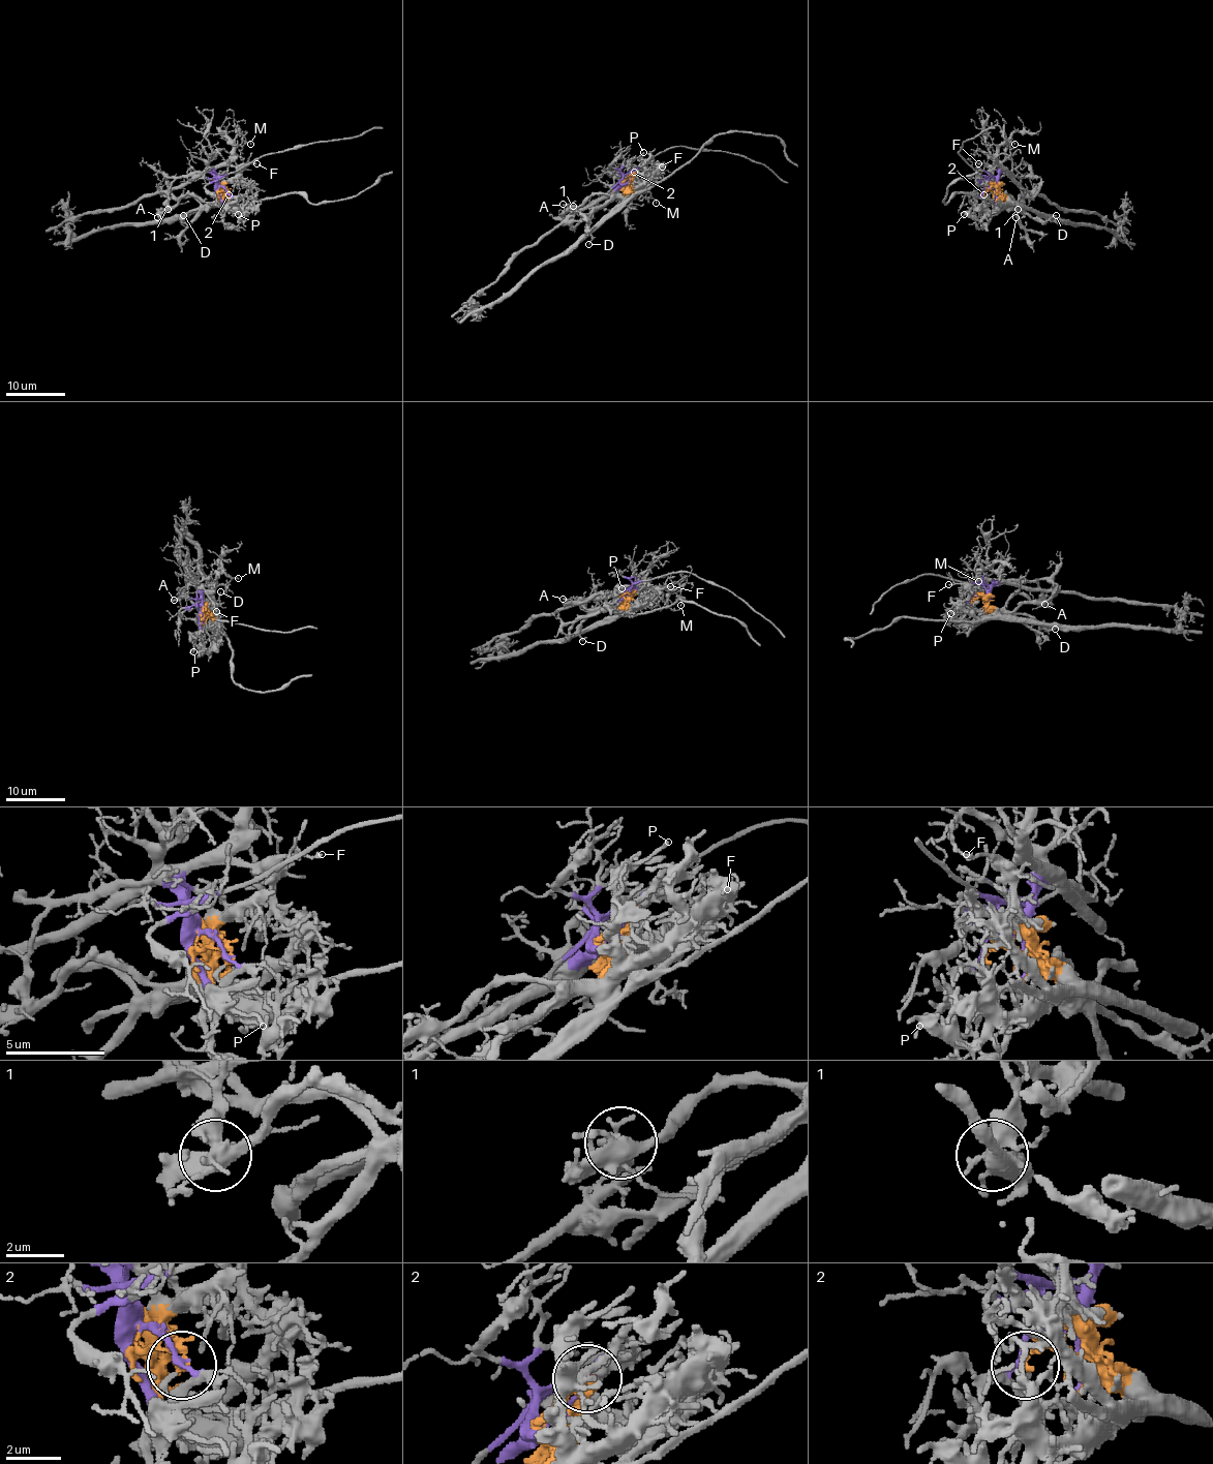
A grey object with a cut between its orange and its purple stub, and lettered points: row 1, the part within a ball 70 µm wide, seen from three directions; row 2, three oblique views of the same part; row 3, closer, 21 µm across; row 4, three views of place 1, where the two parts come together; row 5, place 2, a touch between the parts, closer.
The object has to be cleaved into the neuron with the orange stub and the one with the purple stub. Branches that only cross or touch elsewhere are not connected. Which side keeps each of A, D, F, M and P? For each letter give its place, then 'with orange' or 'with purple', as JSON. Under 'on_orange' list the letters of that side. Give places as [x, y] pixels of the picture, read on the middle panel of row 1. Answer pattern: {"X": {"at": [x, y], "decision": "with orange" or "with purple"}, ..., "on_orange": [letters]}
{"A": {"at": [563, 204], "decision": "with orange"}, "D": {"at": [588, 244], "decision": "with orange"}, "F": {"at": [662, 166], "decision": "with purple"}, "M": {"at": [656, 203], "decision": "with purple"}, "P": {"at": [643, 152], "decision": "with orange"}, "on_orange": ["A", "D", "P"]}

